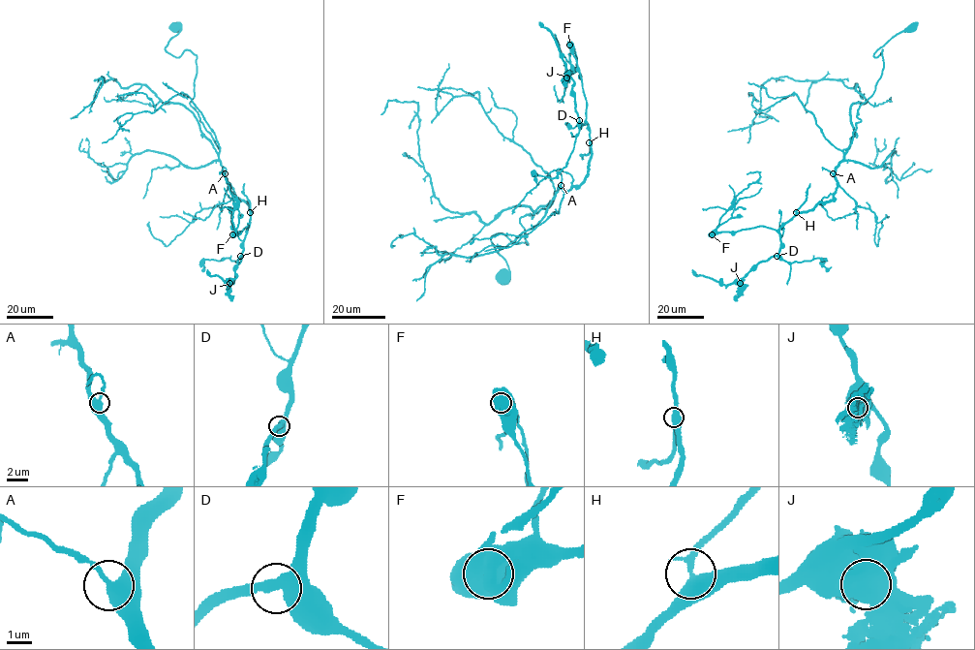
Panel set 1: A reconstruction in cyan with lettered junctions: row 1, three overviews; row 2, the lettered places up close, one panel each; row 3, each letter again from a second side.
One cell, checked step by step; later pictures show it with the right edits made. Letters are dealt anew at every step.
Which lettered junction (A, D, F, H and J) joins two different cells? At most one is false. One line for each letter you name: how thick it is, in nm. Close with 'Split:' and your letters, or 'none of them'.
F: 900 nm thick
Split: F

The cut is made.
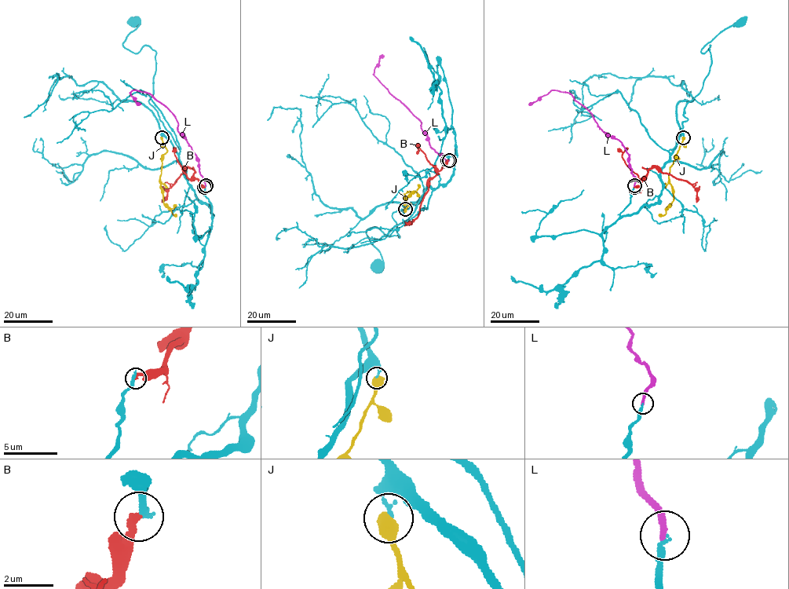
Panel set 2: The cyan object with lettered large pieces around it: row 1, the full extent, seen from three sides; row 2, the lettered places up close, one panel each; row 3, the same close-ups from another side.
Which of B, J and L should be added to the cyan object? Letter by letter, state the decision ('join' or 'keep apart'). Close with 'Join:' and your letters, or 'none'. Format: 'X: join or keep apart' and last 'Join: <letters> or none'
B: keep apart
J: keep apart
L: join
Join: L

